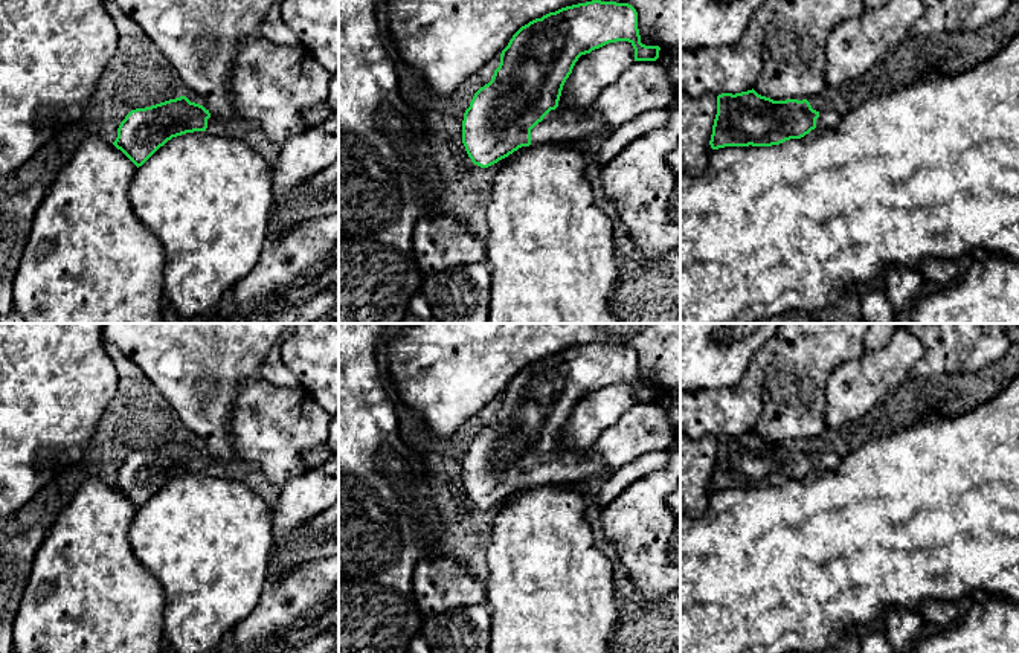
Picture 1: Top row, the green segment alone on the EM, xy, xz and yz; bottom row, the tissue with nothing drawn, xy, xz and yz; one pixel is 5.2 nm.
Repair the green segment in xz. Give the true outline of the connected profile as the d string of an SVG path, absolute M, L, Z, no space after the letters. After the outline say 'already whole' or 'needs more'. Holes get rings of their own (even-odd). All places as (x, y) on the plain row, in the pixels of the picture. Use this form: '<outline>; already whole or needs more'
M592 342L549 354L522 368L500 395L500 406L488 426L481 429L464 455L462 485L471 503L488 510L522 488L543 484L580 485L604 474L590 449L558 452L563 427L578 400L609 384L628 383L635 403L656 403L659 388L641 384L638 354L628 345Z; needs more

